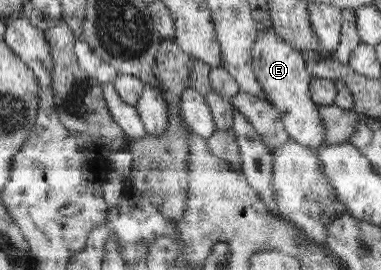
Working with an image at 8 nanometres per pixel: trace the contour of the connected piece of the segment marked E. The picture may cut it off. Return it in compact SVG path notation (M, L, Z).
M272 27L258 30L251 53L257 81L267 100L278 110L290 138L304 147L322 147L325 137L324 123L318 110L319 105L311 100L309 84L313 76L305 65L303 53L282 40Z

